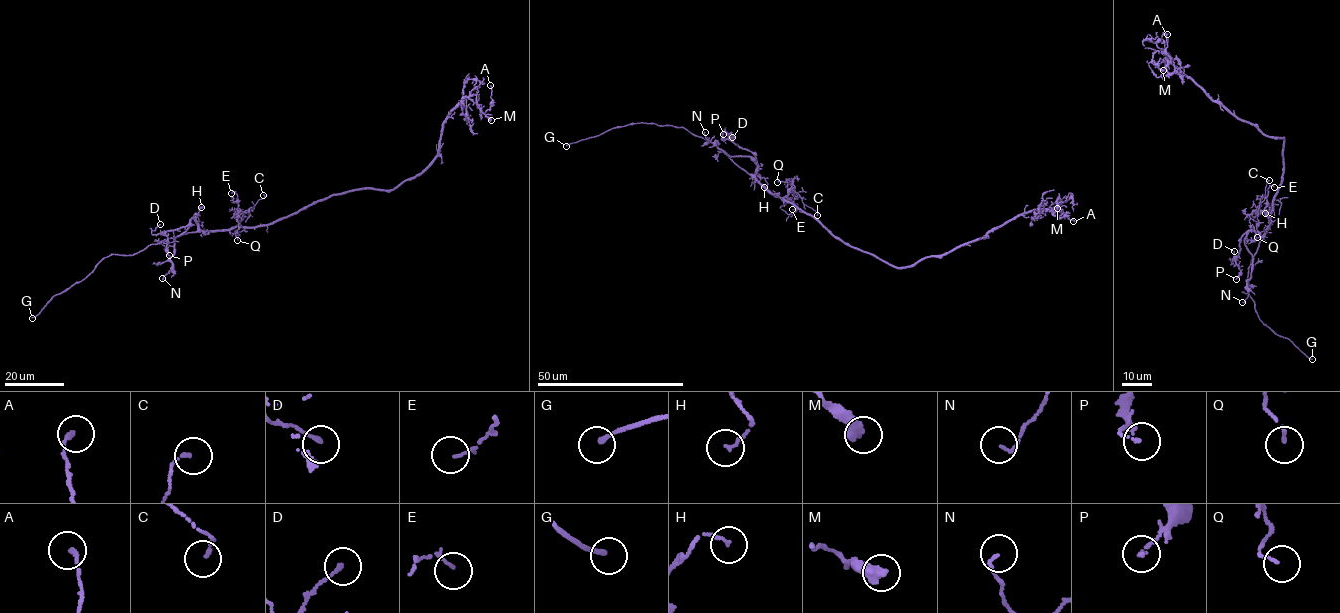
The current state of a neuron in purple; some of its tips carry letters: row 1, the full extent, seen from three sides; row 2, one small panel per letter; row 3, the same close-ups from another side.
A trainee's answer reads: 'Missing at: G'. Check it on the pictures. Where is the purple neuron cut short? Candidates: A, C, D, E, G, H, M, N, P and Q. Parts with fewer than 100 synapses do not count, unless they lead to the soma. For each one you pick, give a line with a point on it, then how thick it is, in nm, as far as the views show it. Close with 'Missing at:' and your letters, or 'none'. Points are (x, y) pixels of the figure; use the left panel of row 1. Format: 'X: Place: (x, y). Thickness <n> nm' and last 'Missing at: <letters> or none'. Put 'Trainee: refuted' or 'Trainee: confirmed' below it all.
G: Place: (32, 318). Thickness 190 nm
Missing at: G
Trainee: confirmed

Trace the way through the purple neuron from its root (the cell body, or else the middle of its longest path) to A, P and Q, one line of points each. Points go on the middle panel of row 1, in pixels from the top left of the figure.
A: (831, 233), (852, 246), (901, 267), (950, 252), (1032, 210), (1052, 209), (1058, 218), (1067, 216), (1073, 221)
P: (831, 233), (761, 184), (753, 175), (757, 164), (753, 153), (742, 149), (731, 138), (722, 138), (723, 134)
Q: (831, 233), (784, 200), (793, 188), (792, 182), (788, 179), (777, 182)

